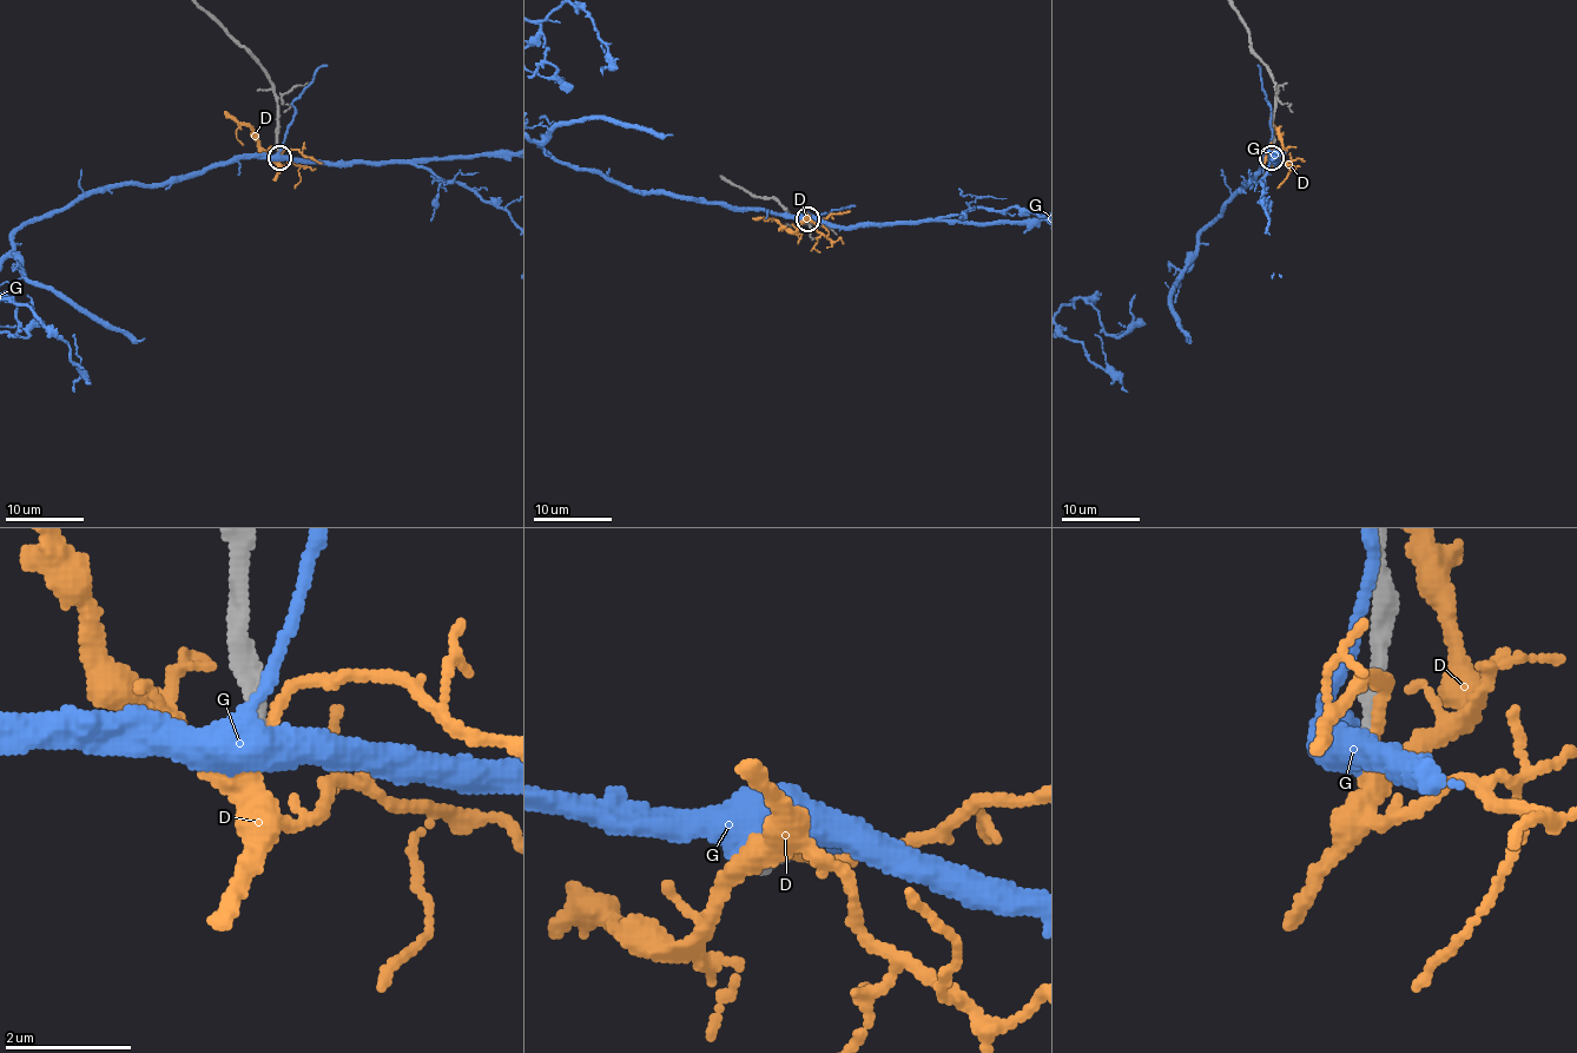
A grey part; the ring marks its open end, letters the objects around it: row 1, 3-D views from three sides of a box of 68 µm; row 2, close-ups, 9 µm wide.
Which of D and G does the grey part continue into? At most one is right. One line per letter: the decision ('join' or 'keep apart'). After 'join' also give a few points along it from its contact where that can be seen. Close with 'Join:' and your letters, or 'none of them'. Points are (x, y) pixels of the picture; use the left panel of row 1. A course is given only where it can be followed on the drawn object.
D: keep apart
G: keep apart
Join: none of them

